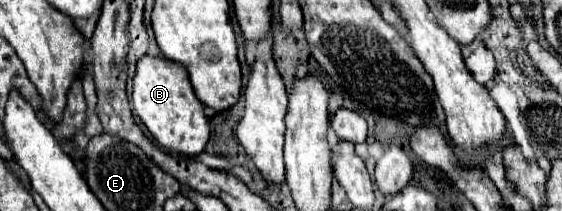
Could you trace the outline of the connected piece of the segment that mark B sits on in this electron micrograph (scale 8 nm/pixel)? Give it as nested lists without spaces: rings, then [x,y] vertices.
[[[140,58],[134,76],[132,102],[142,124],[164,150],[178,152],[190,158],[204,152],[210,138],[210,126],[204,114],[204,106],[192,90],[188,72],[180,64],[166,58]]]

